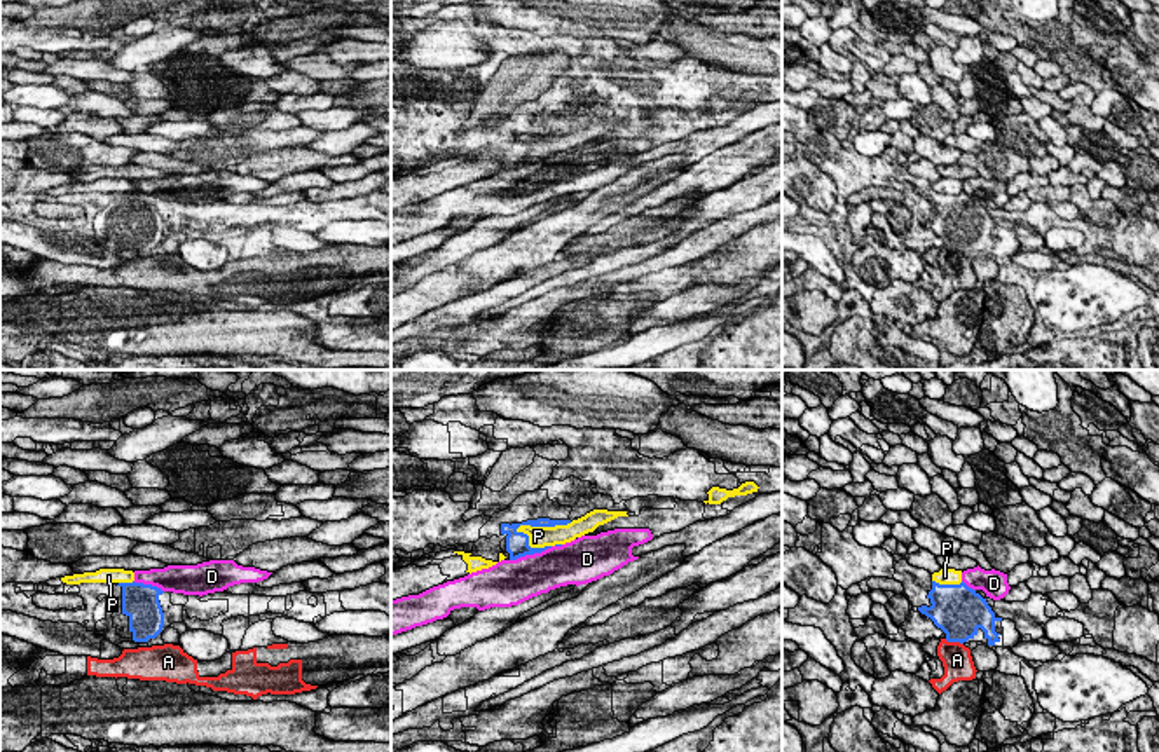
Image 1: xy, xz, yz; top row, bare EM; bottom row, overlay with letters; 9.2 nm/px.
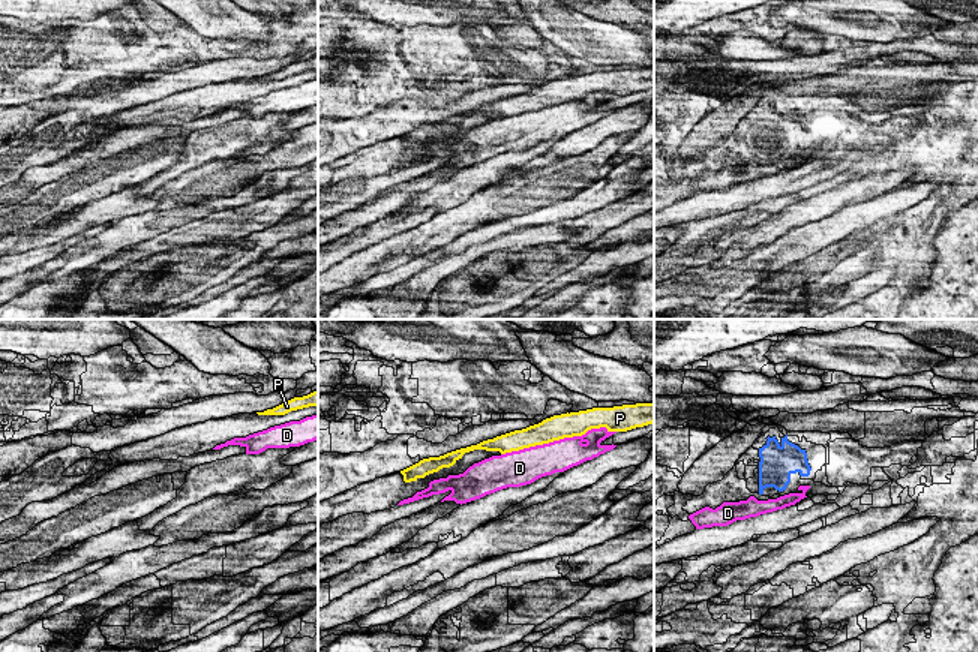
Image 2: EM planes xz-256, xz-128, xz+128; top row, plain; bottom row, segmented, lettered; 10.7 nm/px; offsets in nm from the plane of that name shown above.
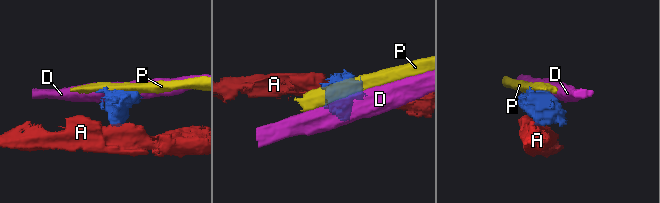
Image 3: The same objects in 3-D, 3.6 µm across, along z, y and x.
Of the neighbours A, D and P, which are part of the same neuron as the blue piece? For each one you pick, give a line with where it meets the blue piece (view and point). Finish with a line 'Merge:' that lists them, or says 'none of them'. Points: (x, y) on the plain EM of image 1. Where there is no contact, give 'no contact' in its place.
Merge: none of them

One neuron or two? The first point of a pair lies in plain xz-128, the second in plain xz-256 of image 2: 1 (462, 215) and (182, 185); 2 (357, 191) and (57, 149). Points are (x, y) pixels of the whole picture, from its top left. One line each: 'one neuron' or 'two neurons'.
1: one neuron
2: two neurons

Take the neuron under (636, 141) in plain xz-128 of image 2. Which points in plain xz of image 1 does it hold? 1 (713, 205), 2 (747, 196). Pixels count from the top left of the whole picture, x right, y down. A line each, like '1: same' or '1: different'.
1: different
2: different

